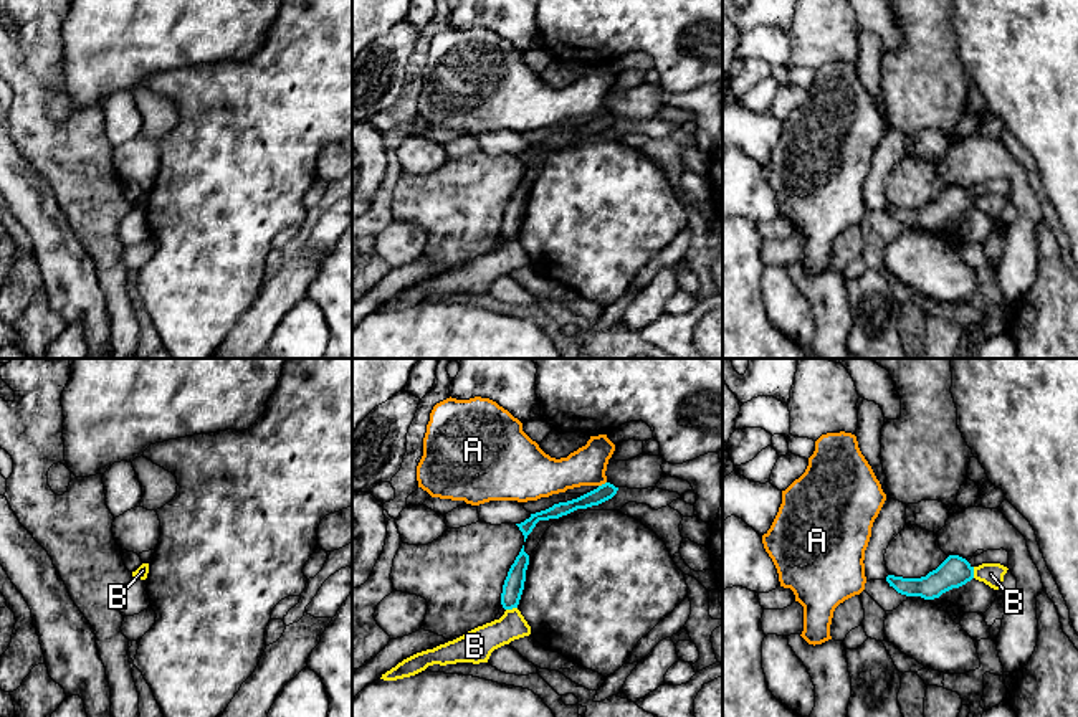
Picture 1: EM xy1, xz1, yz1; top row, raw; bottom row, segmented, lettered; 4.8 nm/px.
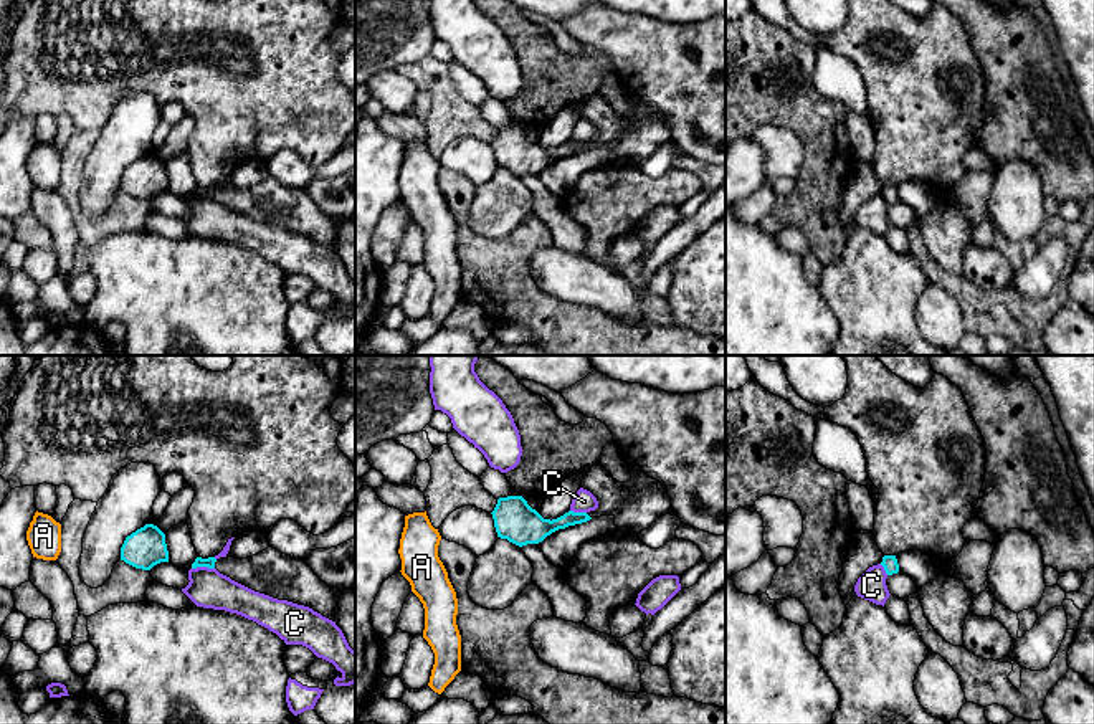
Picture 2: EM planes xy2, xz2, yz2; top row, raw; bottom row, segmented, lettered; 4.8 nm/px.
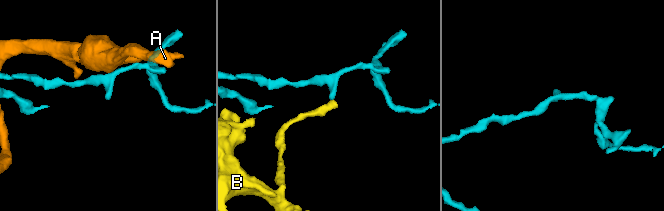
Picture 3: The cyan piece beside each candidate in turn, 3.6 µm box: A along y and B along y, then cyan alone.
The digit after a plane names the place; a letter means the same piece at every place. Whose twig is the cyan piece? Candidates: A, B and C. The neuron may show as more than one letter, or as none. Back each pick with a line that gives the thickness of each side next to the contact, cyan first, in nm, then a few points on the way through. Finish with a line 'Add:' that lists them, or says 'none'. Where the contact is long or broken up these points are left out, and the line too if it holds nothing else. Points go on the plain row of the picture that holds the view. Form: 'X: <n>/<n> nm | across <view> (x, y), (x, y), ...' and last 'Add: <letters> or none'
Add: none

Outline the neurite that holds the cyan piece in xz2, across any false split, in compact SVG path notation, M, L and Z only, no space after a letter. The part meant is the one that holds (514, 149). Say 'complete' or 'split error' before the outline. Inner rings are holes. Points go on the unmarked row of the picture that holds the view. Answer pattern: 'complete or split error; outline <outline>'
split error; outline M602 94L588 98L582 117L597 127L598 137L590 142L568 141L552 150L544 149L522 126L499 127L491 142L497 167L519 177L539 174L559 159L600 145L613 145L618 162L638 164L658 147L674 142L666 116L643 101L630 102L630 111L618 112Z

